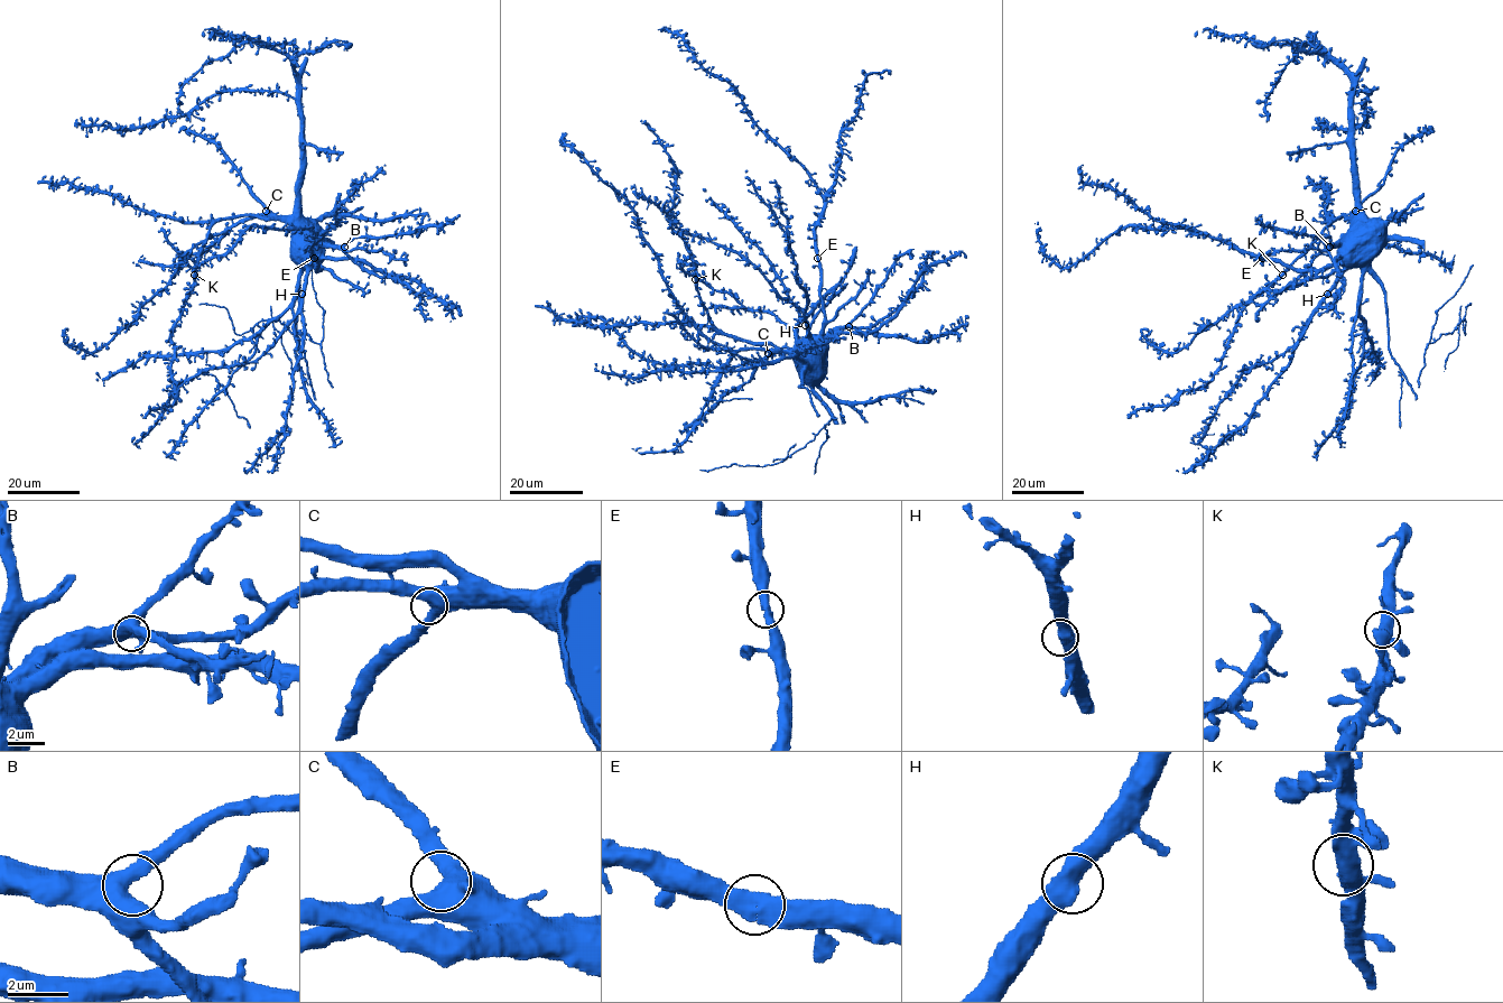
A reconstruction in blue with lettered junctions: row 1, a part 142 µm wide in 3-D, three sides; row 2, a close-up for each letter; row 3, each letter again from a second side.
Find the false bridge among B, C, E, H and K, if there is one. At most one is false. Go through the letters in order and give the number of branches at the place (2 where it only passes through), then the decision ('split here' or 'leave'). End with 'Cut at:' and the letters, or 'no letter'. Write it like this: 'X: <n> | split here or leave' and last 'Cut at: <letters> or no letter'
B: 2 | leave
C: 2 | leave
E: 2 | leave
H: 2 | leave
K: 2 | leave
Cut at: no letter

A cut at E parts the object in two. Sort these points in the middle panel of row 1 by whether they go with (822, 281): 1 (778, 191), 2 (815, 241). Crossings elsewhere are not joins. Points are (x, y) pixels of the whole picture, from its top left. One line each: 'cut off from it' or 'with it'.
1: with it
2: cut off from it

